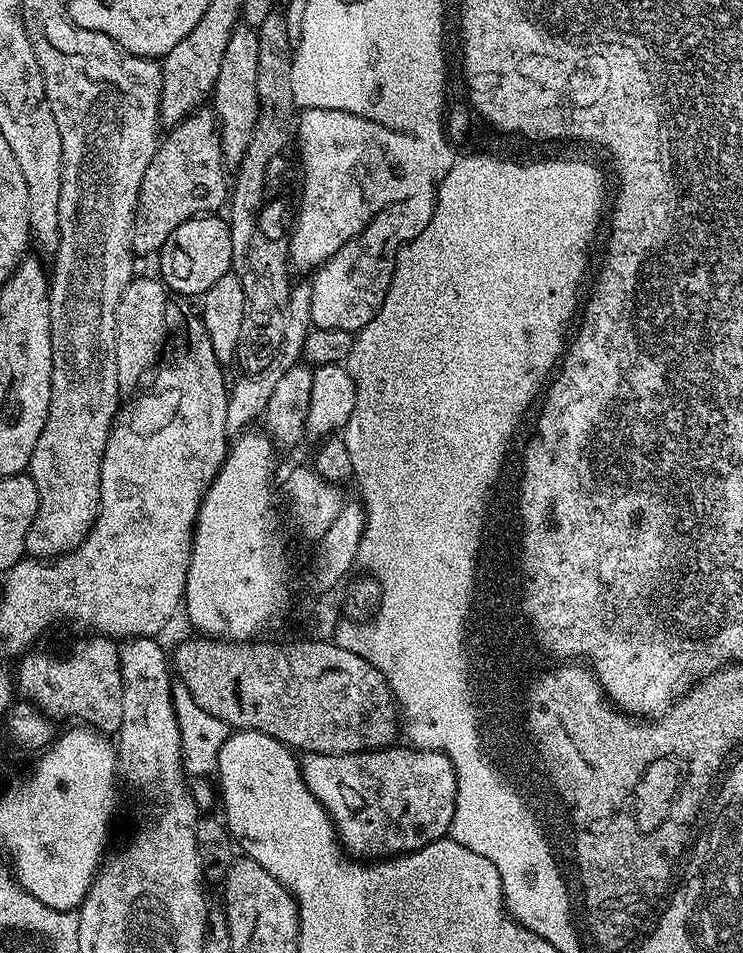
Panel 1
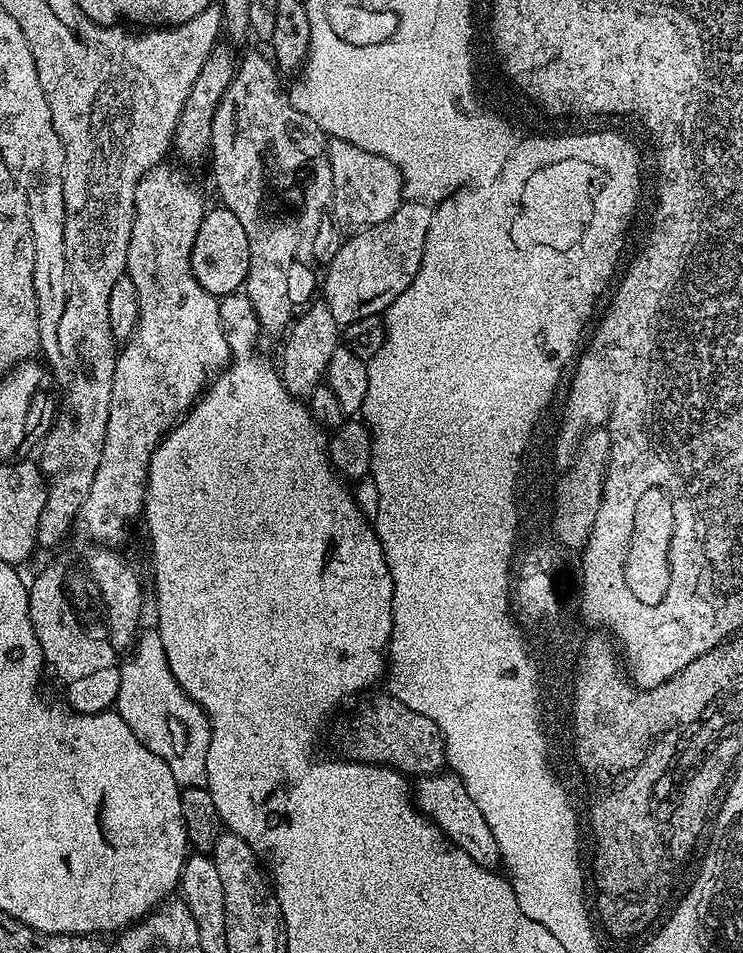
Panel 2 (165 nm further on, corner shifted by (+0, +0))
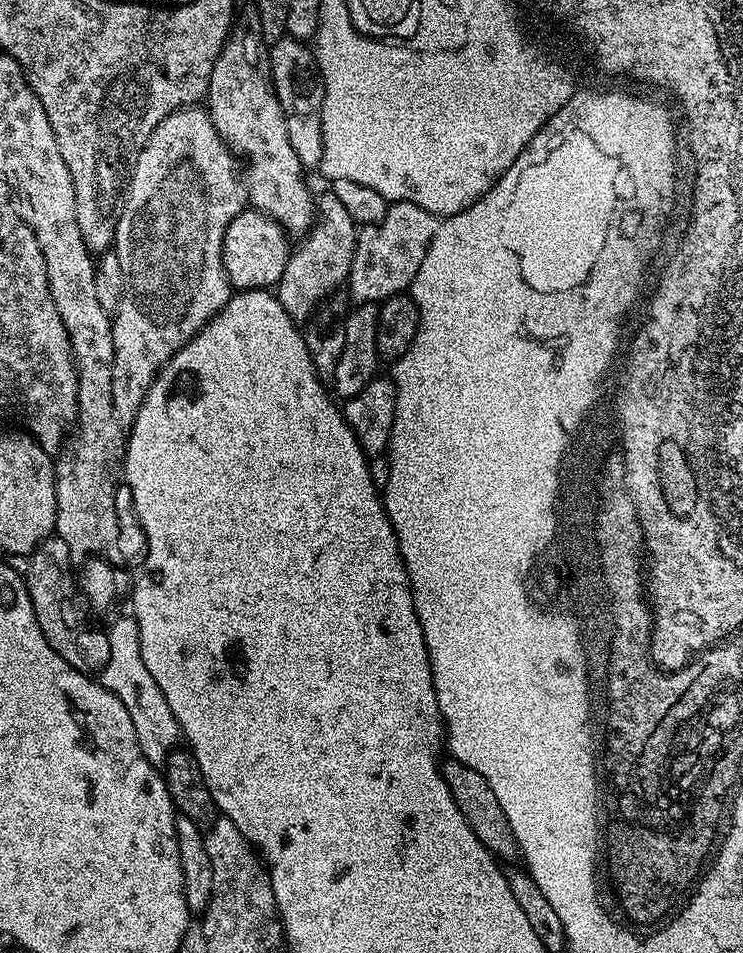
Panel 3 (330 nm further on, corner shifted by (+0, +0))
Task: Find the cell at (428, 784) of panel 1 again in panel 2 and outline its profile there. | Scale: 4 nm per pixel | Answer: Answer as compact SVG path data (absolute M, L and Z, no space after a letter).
M441 770L430 776L421 776L414 784L414 803L423 815L427 816L437 828L444 831L444 836L452 844L457 844L478 866L493 870L501 867L502 861L498 842L490 831L488 817L474 803L474 798L466 790L463 780L448 770Z

